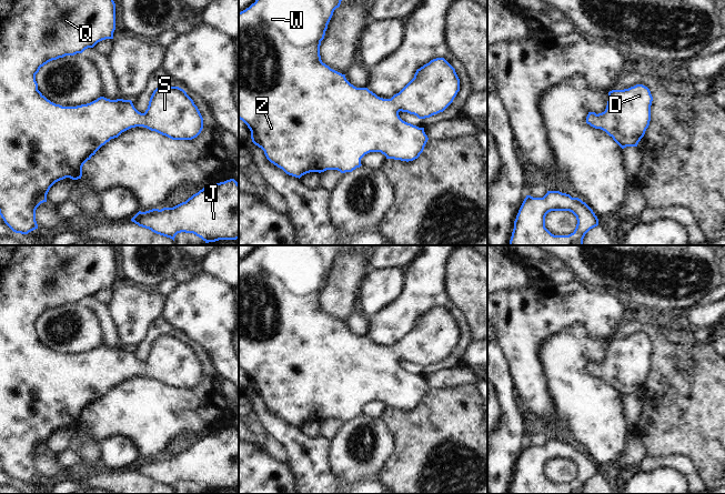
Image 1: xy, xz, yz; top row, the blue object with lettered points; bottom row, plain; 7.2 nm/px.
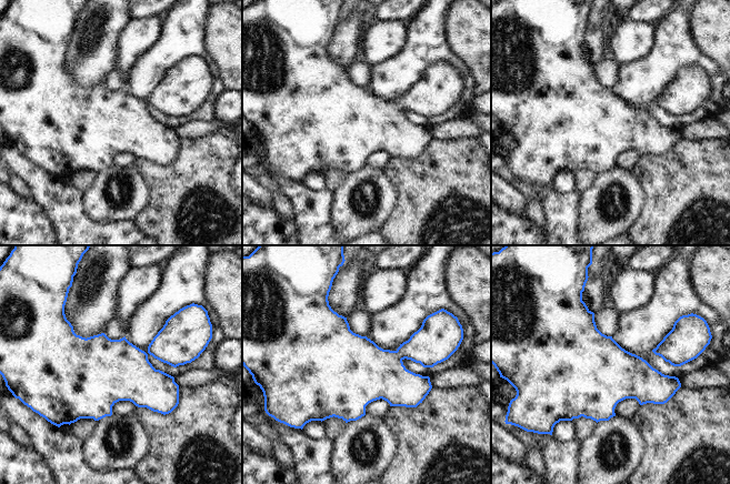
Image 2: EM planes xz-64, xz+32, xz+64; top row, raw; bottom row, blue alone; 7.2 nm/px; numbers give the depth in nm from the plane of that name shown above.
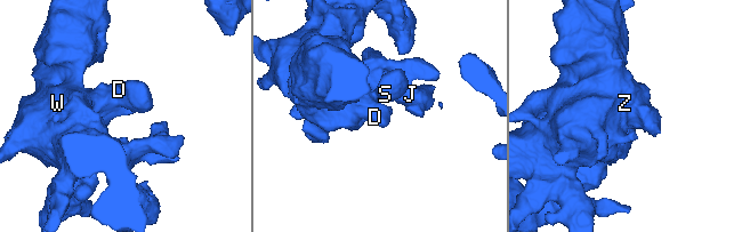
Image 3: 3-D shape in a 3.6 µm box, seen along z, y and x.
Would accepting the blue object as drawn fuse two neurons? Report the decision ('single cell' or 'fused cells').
single cell

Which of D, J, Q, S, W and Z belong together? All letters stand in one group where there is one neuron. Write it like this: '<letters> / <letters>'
D J Q S W Z

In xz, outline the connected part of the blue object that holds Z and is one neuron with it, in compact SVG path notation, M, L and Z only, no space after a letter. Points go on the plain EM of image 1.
M259 245L249 256L239 261L239 367L248 374L251 380L252 391L264 400L266 407L286 423L299 427L310 421L321 422L326 419L338 419L341 422L352 421L362 414L361 407L370 401L381 401L386 407L406 411L417 407L423 401L429 386L424 381L424 376L403 370L399 361L407 361L419 367L430 366L443 361L460 340L460 327L455 317L444 306L433 308L417 317L414 326L391 347L380 346L367 336L356 336L351 333L345 323L323 312L320 304L321 290L324 288L333 261L340 255L341 250L340 245Z

